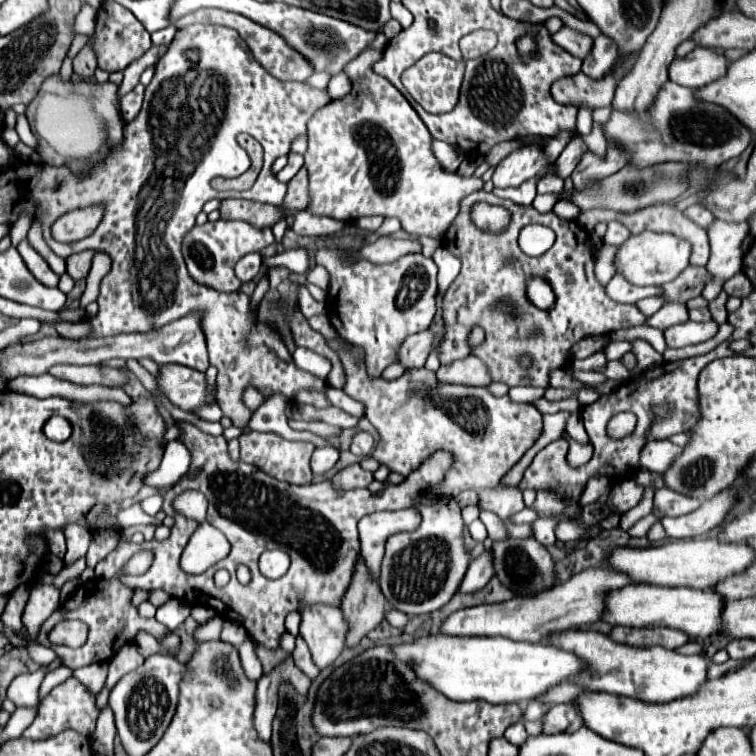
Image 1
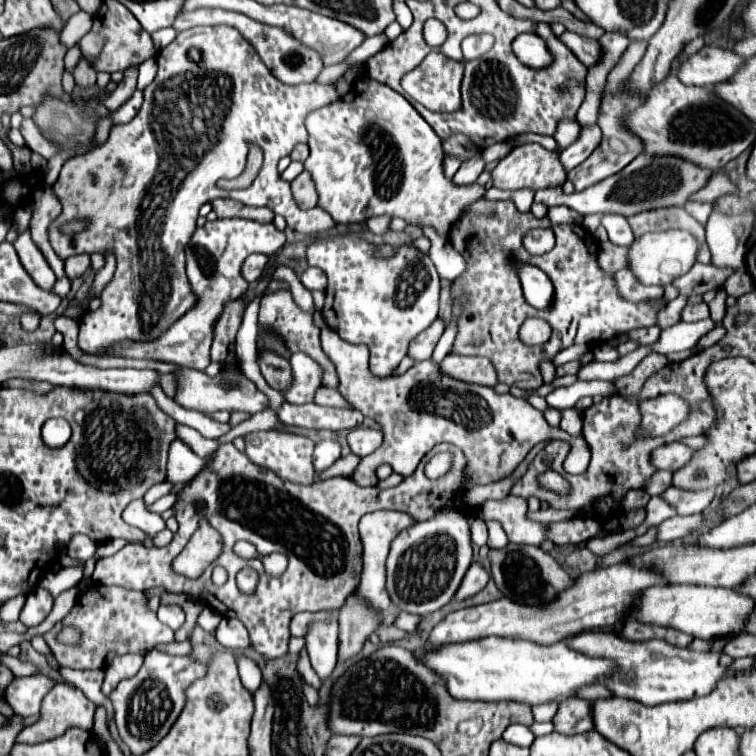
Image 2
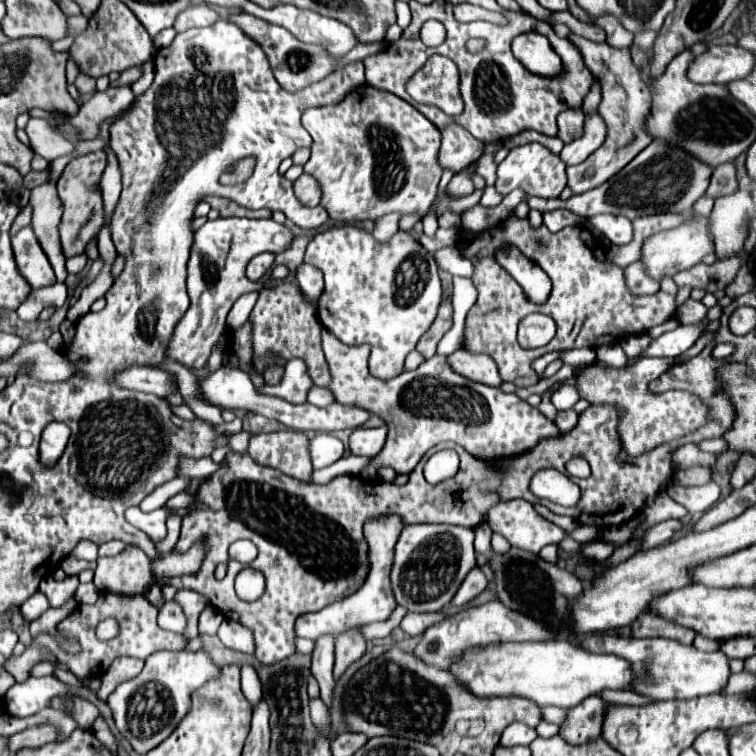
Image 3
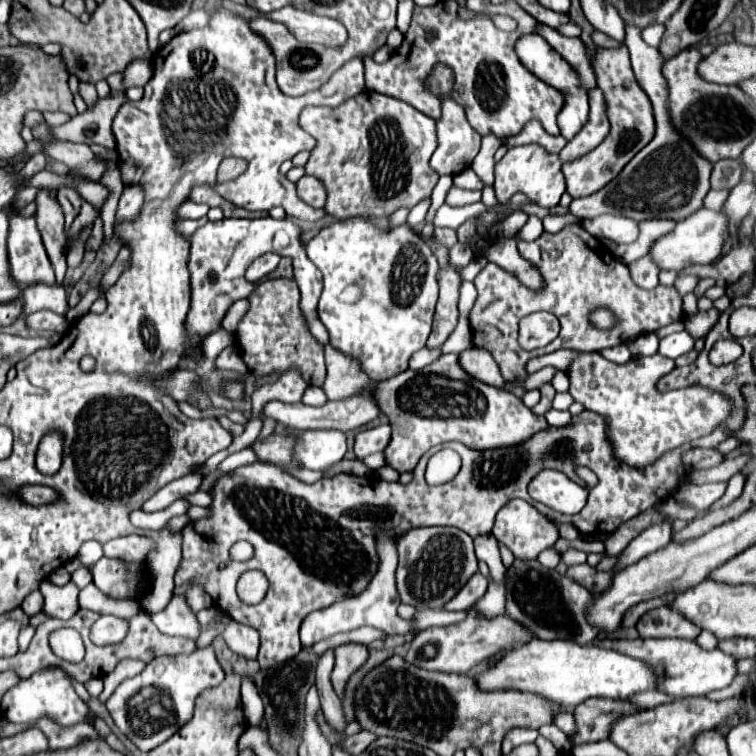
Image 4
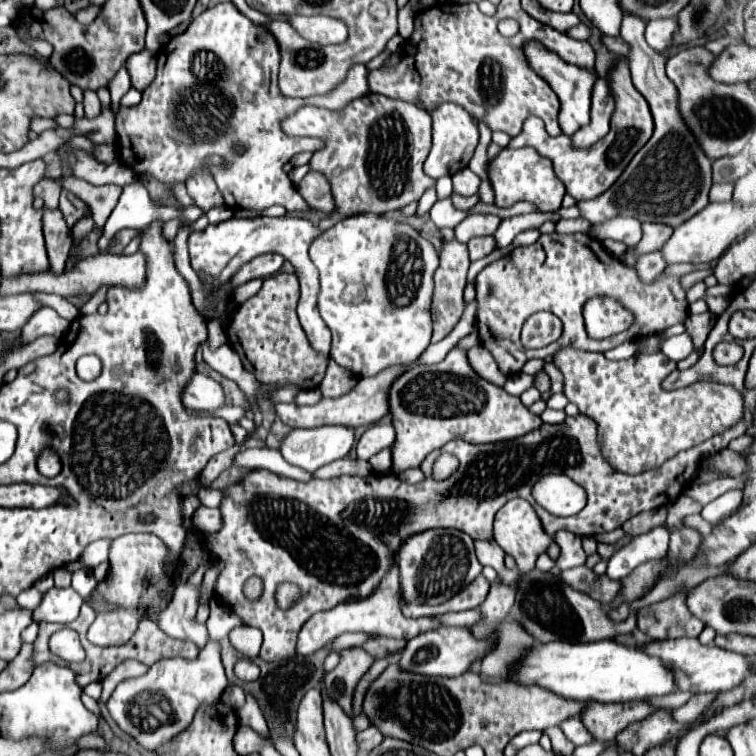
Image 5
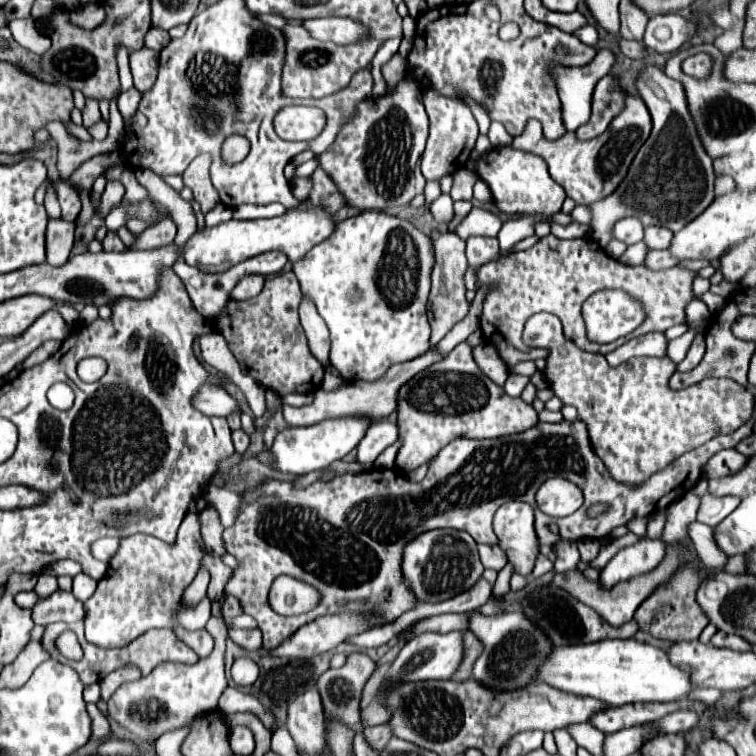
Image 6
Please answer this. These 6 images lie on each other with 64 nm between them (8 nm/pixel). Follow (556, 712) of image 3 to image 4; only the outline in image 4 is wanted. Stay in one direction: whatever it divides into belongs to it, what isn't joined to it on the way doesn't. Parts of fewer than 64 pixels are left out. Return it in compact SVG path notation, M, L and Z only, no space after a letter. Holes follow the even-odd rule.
M570 710L558 714L556 720L554 720L554 724L556 724L568 738L572 738L572 734L576 734L576 720L574 720L574 714L572 714Z

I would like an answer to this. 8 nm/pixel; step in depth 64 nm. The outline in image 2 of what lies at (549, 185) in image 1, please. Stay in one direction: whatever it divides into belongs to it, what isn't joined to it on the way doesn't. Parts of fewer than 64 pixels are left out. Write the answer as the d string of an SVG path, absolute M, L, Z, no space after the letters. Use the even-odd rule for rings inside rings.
M642 152L626 168L622 168L614 176L610 176L610 178L606 178L606 180L602 180L582 192L572 192L570 196L566 196L560 188L546 188L546 190L536 192L534 202L544 204L546 208L568 206L582 216L608 212L608 214L622 214L622 216L630 218L634 214L656 210L656 208L684 206L692 194L696 194L698 190L702 190L708 184L710 176L712 176L710 170L704 170L684 158L652 156L648 152Z

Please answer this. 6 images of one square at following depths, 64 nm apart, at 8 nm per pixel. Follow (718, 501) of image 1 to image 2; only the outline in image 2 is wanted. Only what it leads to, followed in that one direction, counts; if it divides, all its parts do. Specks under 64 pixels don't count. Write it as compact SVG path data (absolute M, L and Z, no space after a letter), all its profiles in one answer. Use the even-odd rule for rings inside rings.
M694 514L694 516L674 516L664 520L658 530L656 530L656 540L658 542L672 542L684 536L690 536L690 532L694 532L696 528L702 526L702 516Z

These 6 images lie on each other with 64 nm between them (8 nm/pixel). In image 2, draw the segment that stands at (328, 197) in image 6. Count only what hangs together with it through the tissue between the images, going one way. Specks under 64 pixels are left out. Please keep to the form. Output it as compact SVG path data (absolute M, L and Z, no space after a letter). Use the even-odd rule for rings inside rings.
M306 170L292 182L292 194L294 194L294 200L298 202L298 206L302 206L302 208L314 208L318 204L316 186Z

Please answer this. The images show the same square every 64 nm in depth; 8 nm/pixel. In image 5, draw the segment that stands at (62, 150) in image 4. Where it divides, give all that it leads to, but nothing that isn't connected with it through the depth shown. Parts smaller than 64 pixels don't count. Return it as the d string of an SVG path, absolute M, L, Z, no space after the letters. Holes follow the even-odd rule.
M74 152L70 156L70 166L74 170L74 176L84 178L92 184L128 186L136 180L136 174L120 160L116 160L112 164L102 164L98 160L94 160L94 156L88 156L84 152Z

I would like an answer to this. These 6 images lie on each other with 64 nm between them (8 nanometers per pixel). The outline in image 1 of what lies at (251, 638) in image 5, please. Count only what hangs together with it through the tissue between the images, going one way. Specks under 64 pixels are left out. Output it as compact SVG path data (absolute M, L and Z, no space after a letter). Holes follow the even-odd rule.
M232 620L224 622L220 640L224 640L224 642L228 642L228 644L232 644L232 646L238 648L246 638L248 638L248 632L244 630L244 626L240 626L238 622L232 622Z

